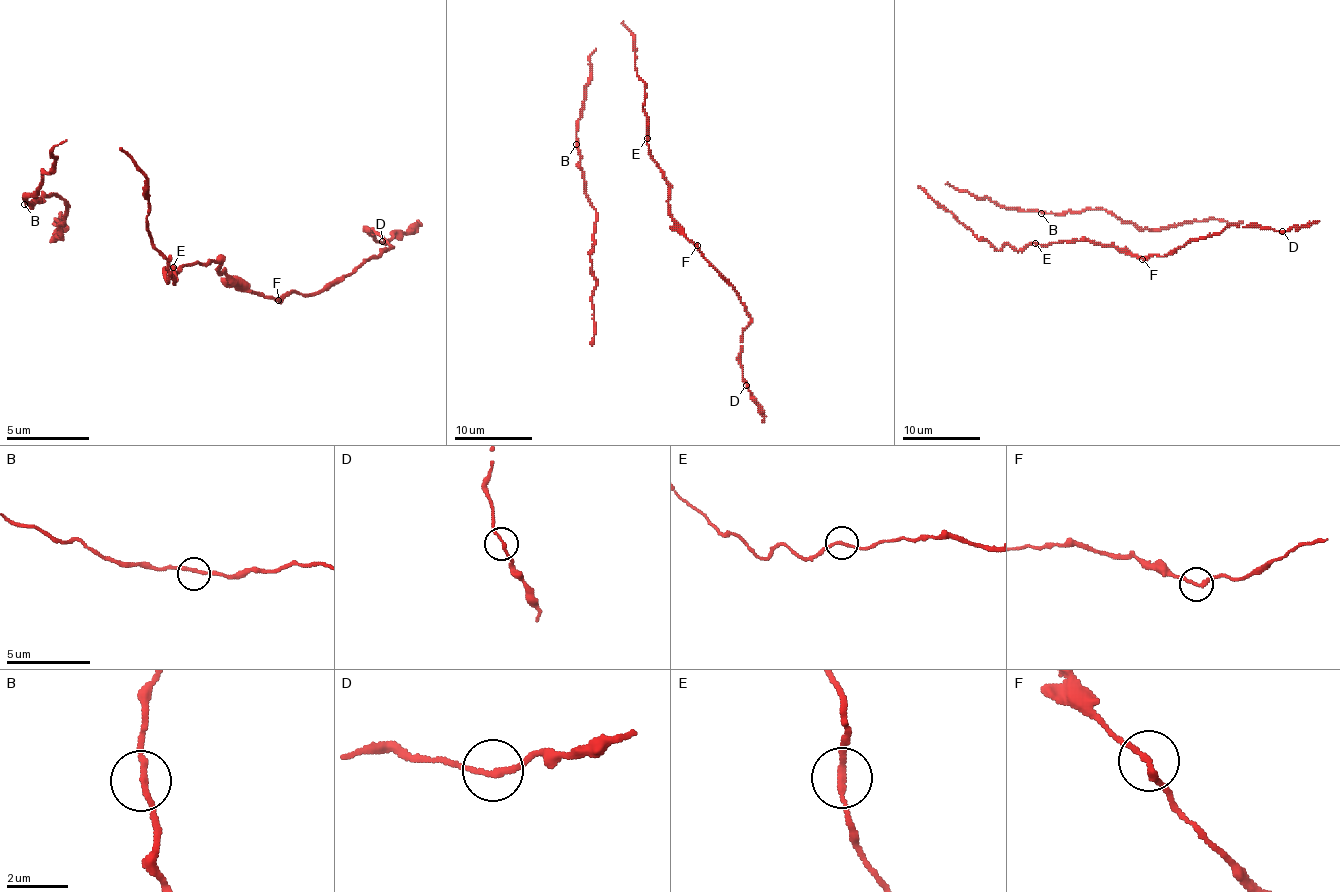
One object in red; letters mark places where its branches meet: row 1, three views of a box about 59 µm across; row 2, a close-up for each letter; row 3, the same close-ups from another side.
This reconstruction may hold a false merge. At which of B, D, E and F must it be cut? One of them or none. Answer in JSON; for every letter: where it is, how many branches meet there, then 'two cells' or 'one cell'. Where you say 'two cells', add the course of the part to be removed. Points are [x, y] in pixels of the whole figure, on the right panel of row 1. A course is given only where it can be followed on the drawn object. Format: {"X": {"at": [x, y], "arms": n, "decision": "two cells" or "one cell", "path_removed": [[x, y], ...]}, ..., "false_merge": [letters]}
{"B": {"at": [1041, 213], "arms": 2, "decision": "one cell"}, "D": {"at": [1282, 231], "arms": 2, "decision": "one cell"}, "E": {"at": [1035, 243], "arms": 2, "decision": "one cell"}, "F": {"at": [1142, 259], "arms": 2, "decision": "one cell"}, "false_merge": []}

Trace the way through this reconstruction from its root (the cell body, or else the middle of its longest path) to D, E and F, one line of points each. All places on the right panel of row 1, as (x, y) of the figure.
D: (969, 229), (998, 250), (1088, 241), (1143, 258), (1172, 254), (1231, 225), (1282, 231)
E: (969, 229), (979, 239), (986, 239), (998, 250), (1006, 244), (1022, 250), (1035, 243)
F: (969, 229), (998, 250), (1006, 244), (1022, 250), (1033, 243), (1088, 241), (1125, 248), (1143, 258)

